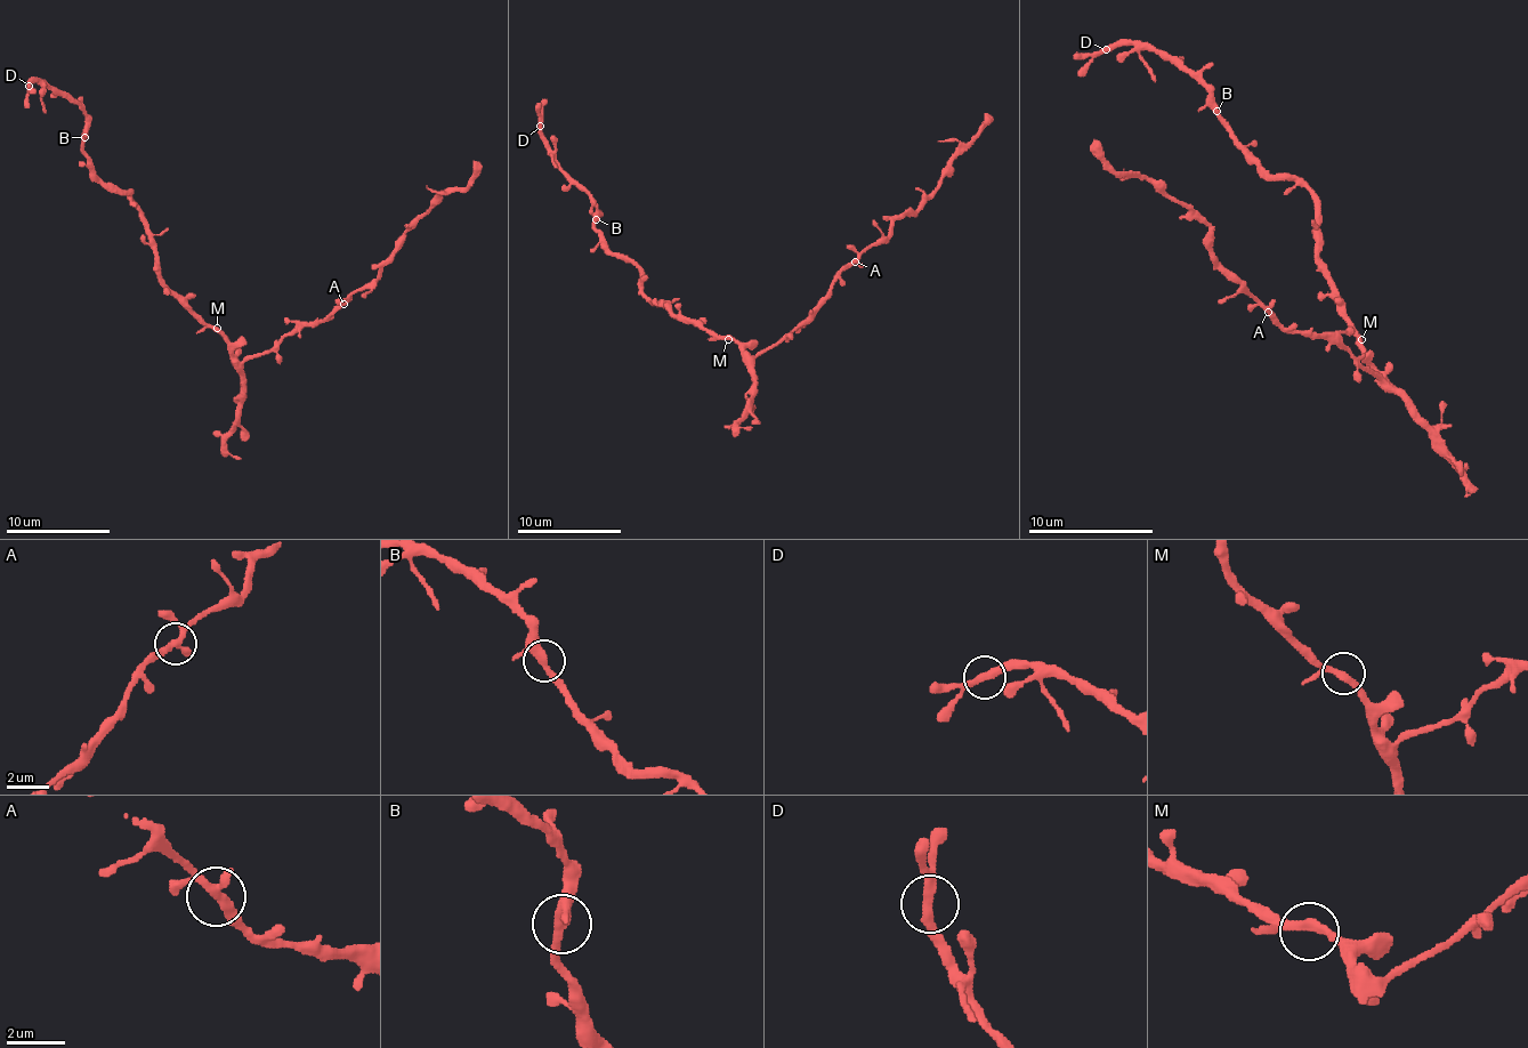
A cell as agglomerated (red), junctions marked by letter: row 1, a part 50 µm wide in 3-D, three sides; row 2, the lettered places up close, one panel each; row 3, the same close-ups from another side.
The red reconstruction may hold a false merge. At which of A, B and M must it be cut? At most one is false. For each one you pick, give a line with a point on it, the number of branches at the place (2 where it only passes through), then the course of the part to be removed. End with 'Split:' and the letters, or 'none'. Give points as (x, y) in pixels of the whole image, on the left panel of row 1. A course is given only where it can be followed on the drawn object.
Split: none

